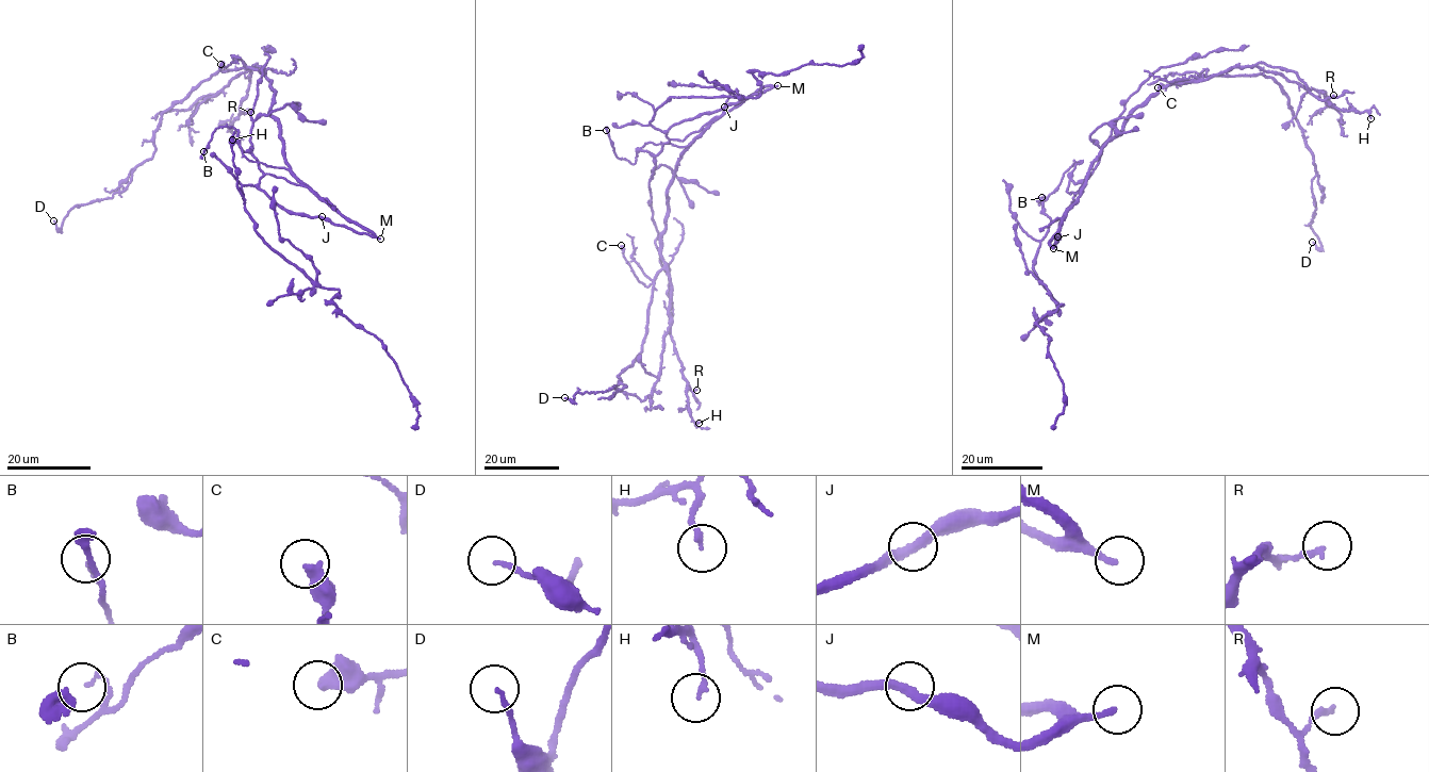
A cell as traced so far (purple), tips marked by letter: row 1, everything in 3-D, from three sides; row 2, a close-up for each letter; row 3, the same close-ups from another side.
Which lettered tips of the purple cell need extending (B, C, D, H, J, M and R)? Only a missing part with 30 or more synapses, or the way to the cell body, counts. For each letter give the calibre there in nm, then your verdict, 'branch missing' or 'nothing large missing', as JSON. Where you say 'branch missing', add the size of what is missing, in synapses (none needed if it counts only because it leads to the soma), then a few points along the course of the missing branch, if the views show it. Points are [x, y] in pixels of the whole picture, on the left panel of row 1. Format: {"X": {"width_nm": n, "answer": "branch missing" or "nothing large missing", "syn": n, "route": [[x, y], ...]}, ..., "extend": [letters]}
{"B": {"width_nm": 110, "answer": "nothing large missing"}, "C": {"width_nm": 400, "answer": "nothing large missing"}, "D": {"width_nm": 120, "answer": "nothing large missing"}, "H": {"width_nm": 160, "answer": "nothing large missing"}, "J": {"width_nm": 280, "answer": "nothing large missing"}, "M": {"width_nm": 190, "answer": "branch missing"}, "R": {"width_nm": 180, "answer": "nothing large missing"}, "extend": ["M"]}

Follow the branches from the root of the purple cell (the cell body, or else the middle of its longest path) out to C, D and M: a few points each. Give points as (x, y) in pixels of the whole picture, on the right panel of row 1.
C: (1090, 169), (1101, 148), (1120, 132), (1137, 108), (1168, 85), (1194, 81), (1208, 70), (1186, 83), (1158, 87)
D: (1090, 169), (1127, 116), (1168, 85), (1263, 74), (1279, 83), (1312, 154), (1310, 225), (1321, 247), (1312, 242)
M: (1090, 169), (1081, 195), (1049, 242), (1053, 248)

